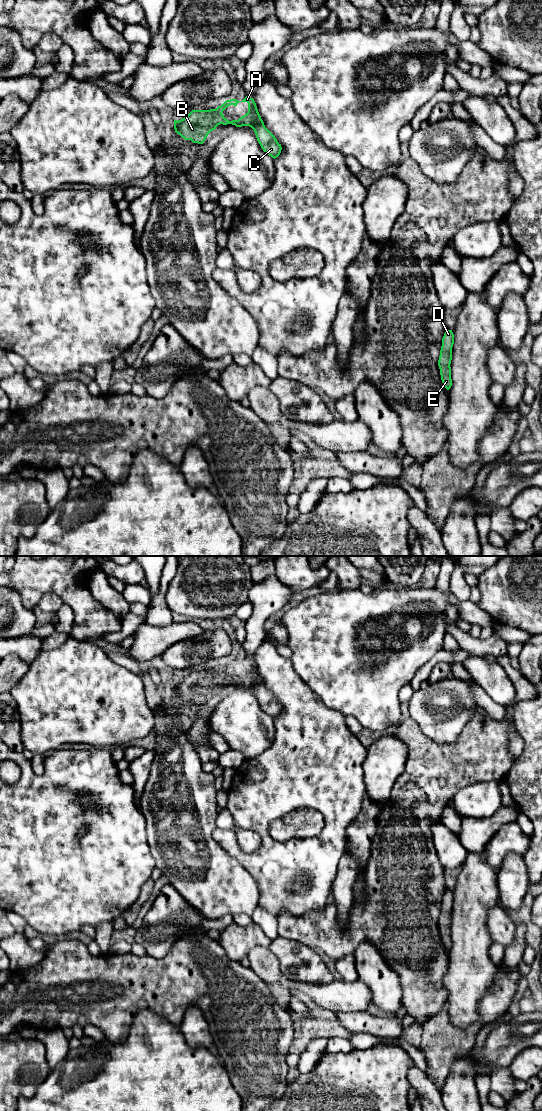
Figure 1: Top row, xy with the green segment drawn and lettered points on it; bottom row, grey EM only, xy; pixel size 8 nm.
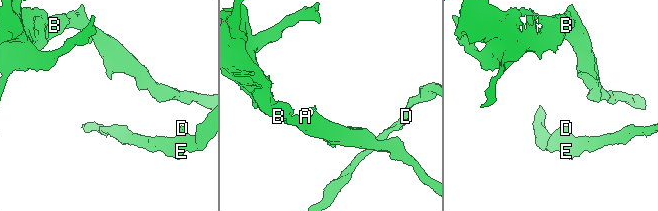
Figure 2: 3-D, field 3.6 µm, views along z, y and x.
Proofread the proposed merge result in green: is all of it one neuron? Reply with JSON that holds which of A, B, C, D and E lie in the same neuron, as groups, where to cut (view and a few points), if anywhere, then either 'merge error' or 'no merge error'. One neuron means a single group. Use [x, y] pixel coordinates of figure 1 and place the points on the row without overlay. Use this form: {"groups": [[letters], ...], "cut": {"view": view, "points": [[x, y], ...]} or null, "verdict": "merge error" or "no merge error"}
{"groups": [["A", "B", "C", "D", "E"]], "cut": null, "verdict": "no merge error"}

